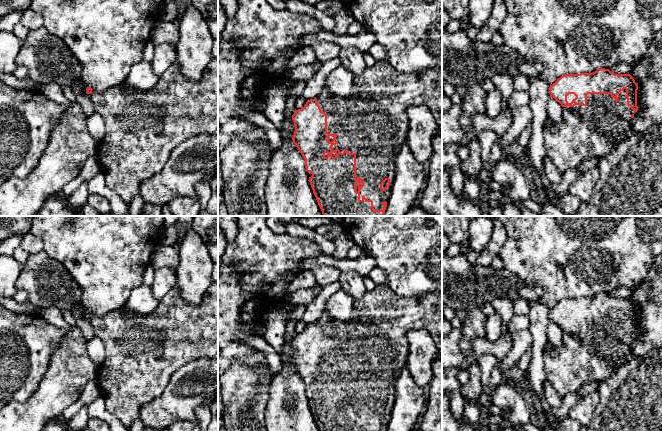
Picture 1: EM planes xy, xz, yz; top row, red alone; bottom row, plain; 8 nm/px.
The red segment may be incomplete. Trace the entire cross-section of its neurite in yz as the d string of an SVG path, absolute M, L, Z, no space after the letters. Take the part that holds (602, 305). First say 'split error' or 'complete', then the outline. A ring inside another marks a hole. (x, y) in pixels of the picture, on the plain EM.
split error | M599 292L593 297L566 298L550 309L549 317L562 331L580 337L592 351L606 354L612 360L628 355L628 346L638 335L638 308L630 298L615 298Z

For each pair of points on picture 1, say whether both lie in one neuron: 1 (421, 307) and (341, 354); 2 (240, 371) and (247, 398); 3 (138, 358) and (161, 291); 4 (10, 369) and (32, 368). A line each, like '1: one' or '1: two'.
1: one
2: one
3: two
4: one

